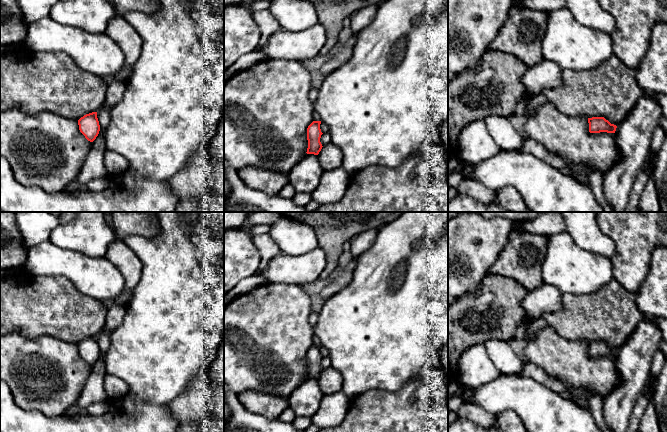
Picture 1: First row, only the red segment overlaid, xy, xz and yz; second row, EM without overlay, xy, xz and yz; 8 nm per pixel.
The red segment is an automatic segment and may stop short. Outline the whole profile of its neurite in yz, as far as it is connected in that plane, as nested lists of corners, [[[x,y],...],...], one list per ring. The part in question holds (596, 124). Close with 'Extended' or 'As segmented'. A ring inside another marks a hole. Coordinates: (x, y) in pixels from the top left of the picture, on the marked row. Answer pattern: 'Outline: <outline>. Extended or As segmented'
Outline: [[[613,54],[594,69],[587,71],[563,69],[563,82],[557,87],[545,89],[543,94],[561,113],[573,118],[586,117],[588,119],[590,133],[615,133],[617,126],[624,121],[637,101],[645,94],[645,91],[637,83],[636,74],[637,69],[626,66]]]. Extended

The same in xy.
Outline: [[[18,49],[0,55],[0,112],[10,108],[35,115],[49,111],[77,120],[80,132],[93,142],[99,134],[97,112],[106,99],[108,79],[81,69],[63,52]]]. Extended

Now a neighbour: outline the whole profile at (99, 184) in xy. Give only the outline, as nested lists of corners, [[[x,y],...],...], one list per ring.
[[[96,178],[87,183],[87,187],[91,191],[100,192],[108,187],[108,178]]]

